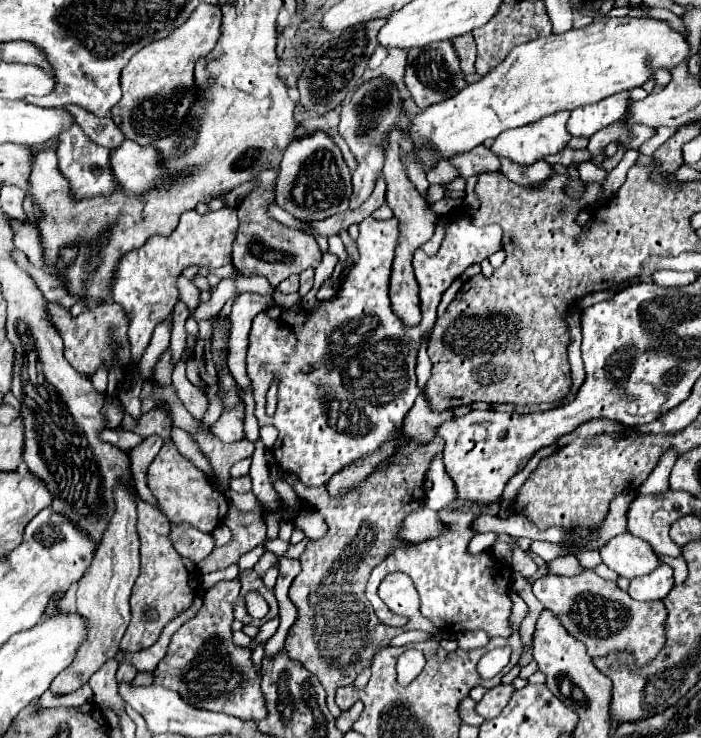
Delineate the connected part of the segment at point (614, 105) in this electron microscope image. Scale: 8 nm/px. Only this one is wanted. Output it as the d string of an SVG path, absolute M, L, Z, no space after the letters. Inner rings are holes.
M613 94L603 102L591 106L579 106L579 110L571 112L567 122L567 130L571 136L593 136L597 130L617 122L623 118L629 104L629 94Z

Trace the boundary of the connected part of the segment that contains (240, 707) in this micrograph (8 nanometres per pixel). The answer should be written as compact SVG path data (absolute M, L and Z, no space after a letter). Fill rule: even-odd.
M239 580L217 582L205 592L203 606L195 618L187 620L169 644L165 658L153 672L153 684L175 690L195 708L227 712L243 720L261 722L267 718L267 704L261 690L261 672L251 660L251 648L233 642L233 608L239 598Z

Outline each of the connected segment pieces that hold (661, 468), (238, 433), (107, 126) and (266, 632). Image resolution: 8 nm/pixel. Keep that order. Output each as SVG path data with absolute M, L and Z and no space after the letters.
M667 452L665 456L661 456L661 462L651 472L651 478L643 482L643 486L639 488L639 494L659 494L663 490L669 490L669 474L673 470L675 460L677 458L673 452Z
M237 408L237 412L221 414L221 418L211 426L211 432L223 442L241 440L243 438L243 408Z
M69 106L67 110L75 116L77 124L81 126L81 130L95 144L101 144L101 146L105 146L109 150L117 150L123 144L125 136L123 136L123 132L117 128L117 124L111 118L95 116L95 114L91 114L91 112L87 112L87 110L79 108L79 106Z
M278 615L275 618L271 618L269 622L265 622L261 628L259 628L259 634L257 634L257 638L255 638L255 642L251 644L251 648L255 648L259 642L263 642L263 640L267 640L267 638L271 638L273 636L273 632L279 628L280 620Z

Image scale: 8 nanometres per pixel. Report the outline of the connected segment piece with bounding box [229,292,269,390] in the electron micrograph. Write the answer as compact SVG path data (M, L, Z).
M243 292L235 296L231 308L231 338L229 338L229 368L237 384L245 390L251 388L251 380L247 378L245 368L245 352L247 352L247 336L251 330L251 320L269 308L269 298L261 294Z

